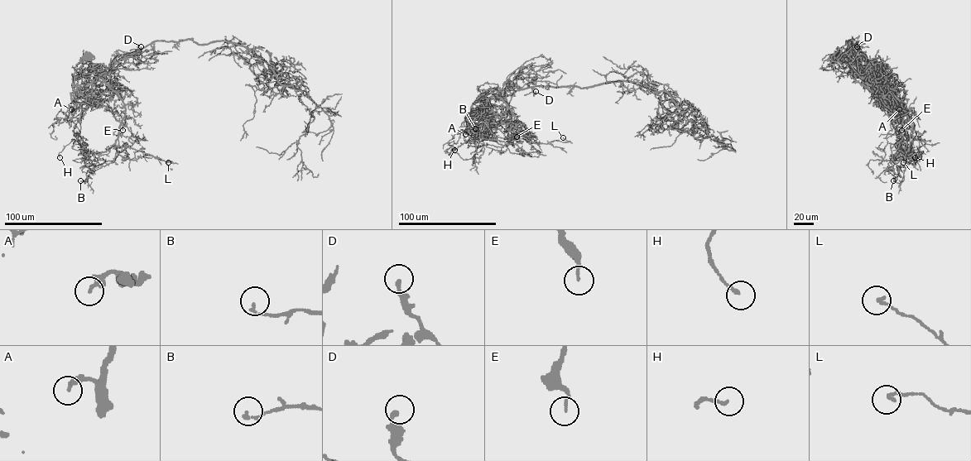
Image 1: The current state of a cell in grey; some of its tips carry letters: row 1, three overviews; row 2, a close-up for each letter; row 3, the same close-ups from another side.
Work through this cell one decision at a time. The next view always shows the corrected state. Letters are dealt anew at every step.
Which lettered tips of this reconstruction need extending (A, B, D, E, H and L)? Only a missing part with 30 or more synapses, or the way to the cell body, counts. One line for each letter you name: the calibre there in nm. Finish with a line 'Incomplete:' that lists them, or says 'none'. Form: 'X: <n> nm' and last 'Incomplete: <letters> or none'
Incomplete: none

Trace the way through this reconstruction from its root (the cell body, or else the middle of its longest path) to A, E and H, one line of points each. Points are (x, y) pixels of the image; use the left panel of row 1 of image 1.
A: (87, 55), (78, 64), (87, 60), (114, 72), (103, 71), (92, 82), (93, 100), (86, 91), (71, 109)
E: (87, 55), (78, 64), (87, 60), (114, 72), (103, 71), (101, 77), (123, 103), (122, 130)
H: (87, 55), (78, 64), (114, 72), (92, 82), (94, 97), (79, 119), (82, 139), (60, 157)

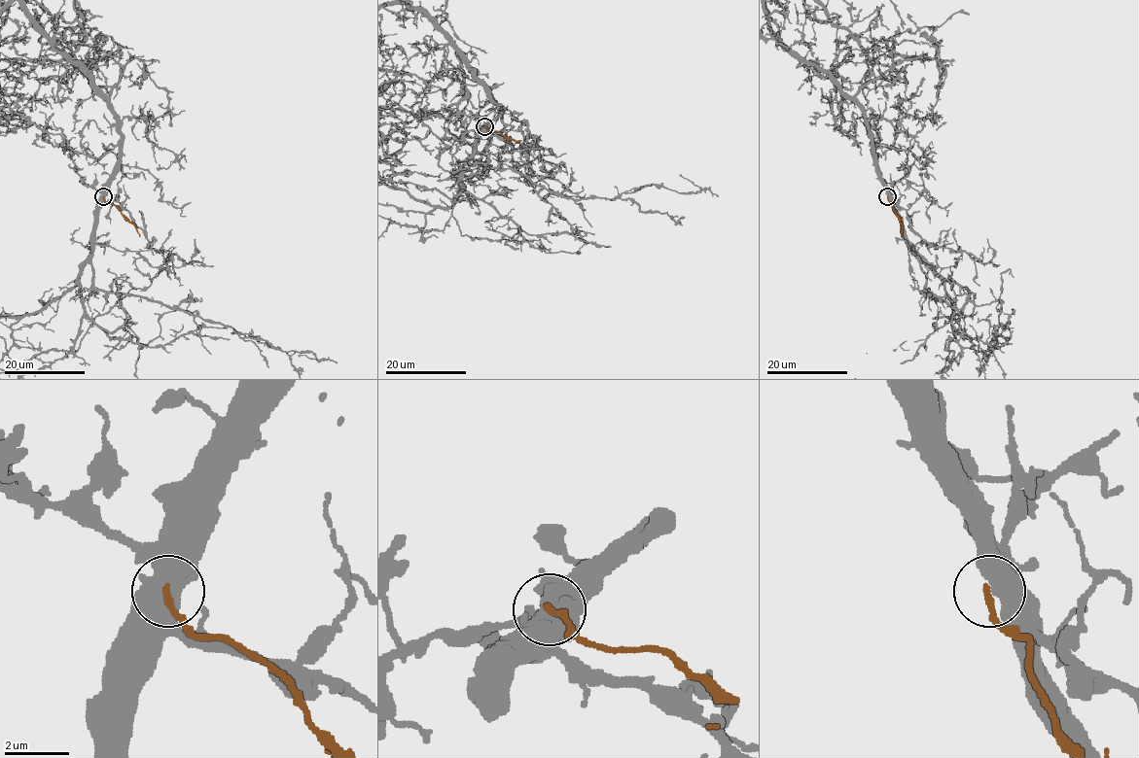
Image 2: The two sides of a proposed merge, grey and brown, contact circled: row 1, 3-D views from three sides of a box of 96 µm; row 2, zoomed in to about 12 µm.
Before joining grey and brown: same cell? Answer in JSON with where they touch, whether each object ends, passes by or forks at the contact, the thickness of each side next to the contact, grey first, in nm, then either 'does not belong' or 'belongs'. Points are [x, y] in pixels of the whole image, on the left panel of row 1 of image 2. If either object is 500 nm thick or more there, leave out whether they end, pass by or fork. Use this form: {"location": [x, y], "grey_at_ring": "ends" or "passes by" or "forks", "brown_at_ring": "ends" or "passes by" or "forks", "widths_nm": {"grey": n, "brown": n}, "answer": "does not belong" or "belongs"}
{"location": [103, 196], "widths_nm": {"grey": 500, "brown": 200}, "answer": "does not belong"}

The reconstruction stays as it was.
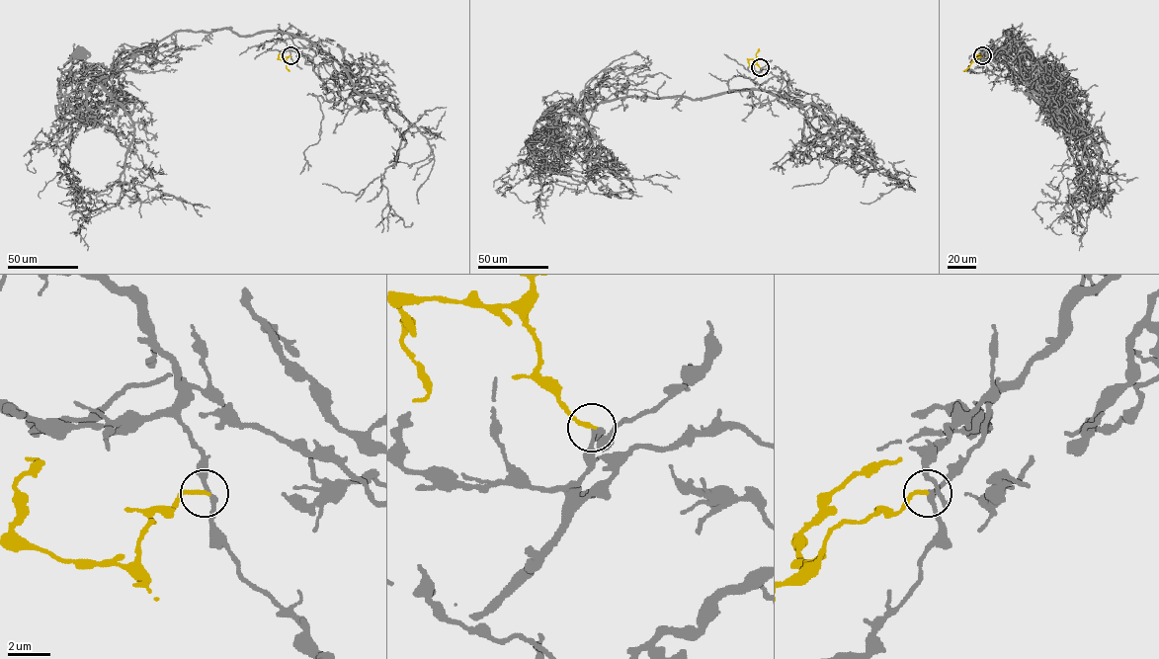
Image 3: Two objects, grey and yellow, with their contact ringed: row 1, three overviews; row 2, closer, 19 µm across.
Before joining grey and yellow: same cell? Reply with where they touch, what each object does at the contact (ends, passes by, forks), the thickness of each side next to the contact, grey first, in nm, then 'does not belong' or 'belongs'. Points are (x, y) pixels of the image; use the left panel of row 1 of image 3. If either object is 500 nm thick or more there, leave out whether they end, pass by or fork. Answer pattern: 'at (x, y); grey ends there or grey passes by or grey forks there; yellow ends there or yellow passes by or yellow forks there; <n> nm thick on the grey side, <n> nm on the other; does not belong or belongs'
at (290, 55); grey passes by; yellow ends there; 200 nm thick on the grey side, 180 nm on the other; belongs

